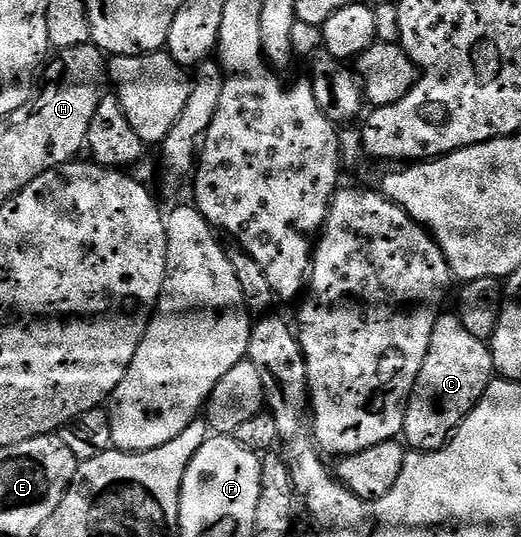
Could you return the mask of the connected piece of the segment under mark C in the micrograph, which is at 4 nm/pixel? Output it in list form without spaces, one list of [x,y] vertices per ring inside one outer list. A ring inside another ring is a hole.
[[[440,314],[433,325],[425,365],[421,365],[421,373],[407,398],[407,412],[403,418],[406,446],[416,451],[435,451],[444,447],[462,425],[463,418],[481,401],[494,375],[490,346],[473,337],[473,333],[461,325],[458,314]]]

